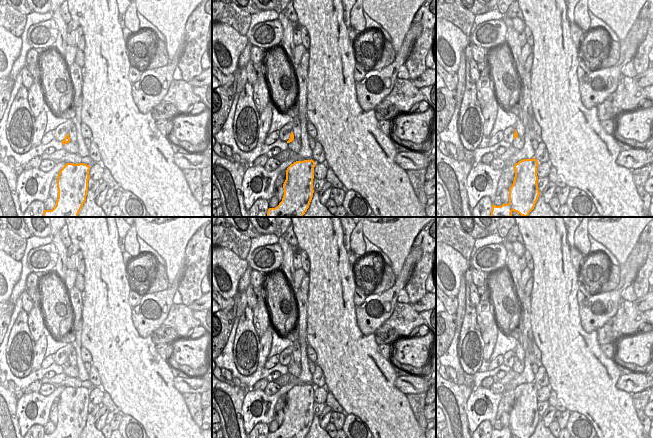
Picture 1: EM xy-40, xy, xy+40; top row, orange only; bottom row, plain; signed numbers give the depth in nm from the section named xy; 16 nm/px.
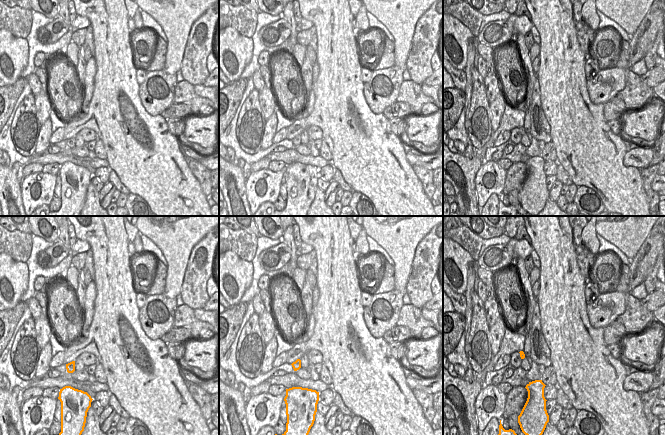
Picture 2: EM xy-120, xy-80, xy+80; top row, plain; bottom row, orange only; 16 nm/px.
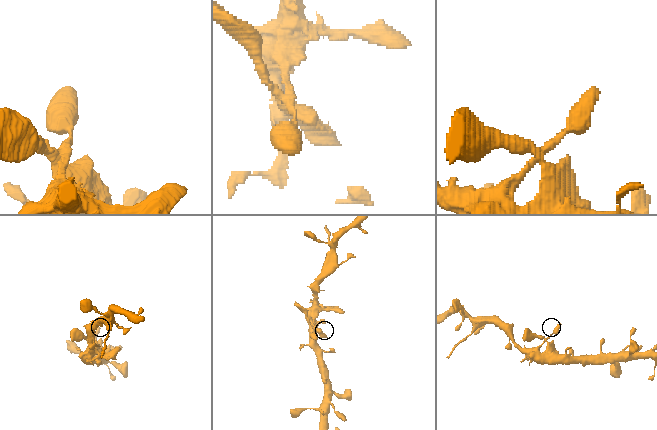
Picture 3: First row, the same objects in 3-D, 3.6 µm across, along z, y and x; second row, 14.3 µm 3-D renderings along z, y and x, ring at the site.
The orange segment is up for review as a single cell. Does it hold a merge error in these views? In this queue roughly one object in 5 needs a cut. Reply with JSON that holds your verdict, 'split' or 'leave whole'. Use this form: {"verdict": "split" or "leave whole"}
{"verdict": "leave whole"}

